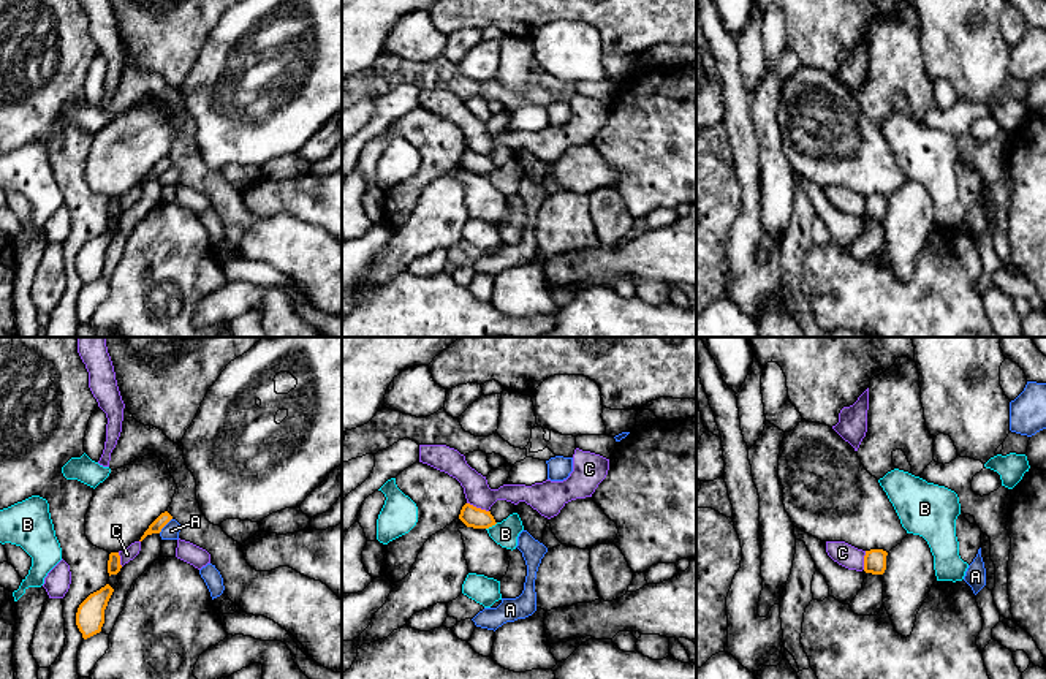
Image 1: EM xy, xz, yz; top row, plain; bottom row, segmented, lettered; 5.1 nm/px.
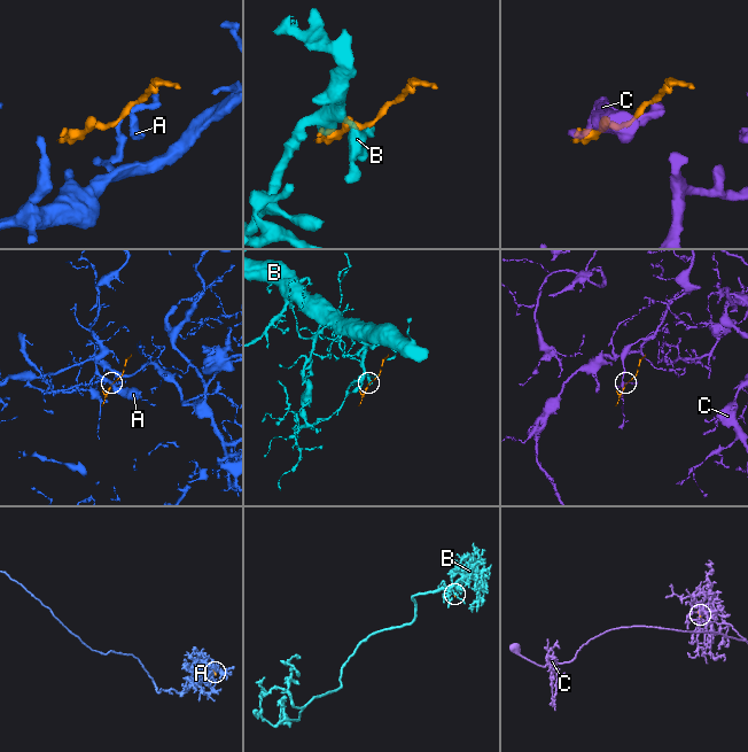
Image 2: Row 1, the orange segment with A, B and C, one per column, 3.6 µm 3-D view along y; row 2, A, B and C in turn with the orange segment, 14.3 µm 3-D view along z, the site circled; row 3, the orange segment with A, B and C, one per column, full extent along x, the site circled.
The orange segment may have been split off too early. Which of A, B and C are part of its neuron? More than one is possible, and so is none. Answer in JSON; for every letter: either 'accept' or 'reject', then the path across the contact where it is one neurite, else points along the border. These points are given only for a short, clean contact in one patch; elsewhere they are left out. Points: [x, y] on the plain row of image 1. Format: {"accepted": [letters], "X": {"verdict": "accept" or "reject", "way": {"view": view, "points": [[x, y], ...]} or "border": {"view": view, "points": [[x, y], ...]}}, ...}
{"accepted": [], "A": {"verdict": "reject", "border": {"view": "xy", "points": [[171, 163], [159, 178]]}}, "B": {"verdict": "reject"}, "C": {"verdict": "reject", "border": {"view": "xz", "points": [[467, 147], [488, 157]]}}}

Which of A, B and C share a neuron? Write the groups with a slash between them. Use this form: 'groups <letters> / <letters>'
groups A / B / C

